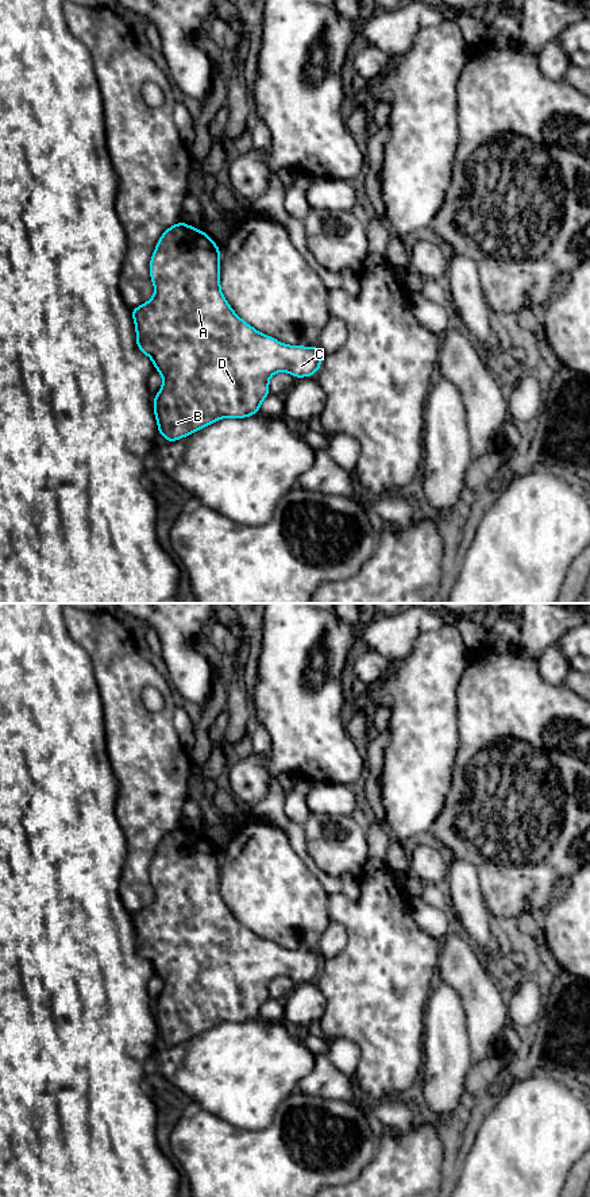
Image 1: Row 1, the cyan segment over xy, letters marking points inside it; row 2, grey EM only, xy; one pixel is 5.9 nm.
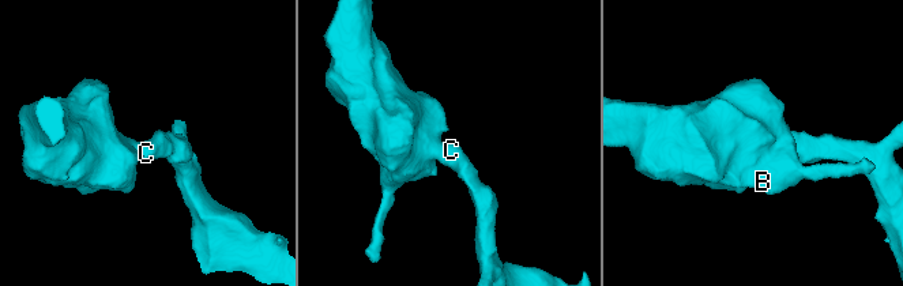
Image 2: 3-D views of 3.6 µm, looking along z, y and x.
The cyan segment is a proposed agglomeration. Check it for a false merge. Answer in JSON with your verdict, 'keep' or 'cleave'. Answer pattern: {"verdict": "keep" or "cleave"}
{"verdict": "keep"}

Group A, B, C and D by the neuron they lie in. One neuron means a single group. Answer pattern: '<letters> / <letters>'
A B C D

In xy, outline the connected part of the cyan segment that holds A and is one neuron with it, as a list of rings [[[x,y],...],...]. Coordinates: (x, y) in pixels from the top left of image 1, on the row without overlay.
[[[181,826],[165,834],[150,864],[150,883],[155,893],[154,901],[150,906],[142,908],[140,911],[131,914],[131,918],[136,932],[136,950],[143,958],[153,964],[155,974],[163,982],[163,989],[158,999],[154,1001],[153,1013],[158,1028],[158,1036],[166,1043],[167,1047],[180,1045],[204,1031],[213,1028],[220,1023],[244,1023],[257,1019],[259,1016],[261,1007],[270,999],[269,984],[273,978],[278,976],[285,974],[294,982],[313,981],[313,978],[319,976],[323,965],[323,958],[319,951],[282,949],[274,942],[270,942],[254,934],[232,915],[220,895],[220,853],[201,834],[196,834]]]

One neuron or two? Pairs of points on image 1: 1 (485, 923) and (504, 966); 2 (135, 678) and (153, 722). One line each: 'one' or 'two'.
1: one
2: one

